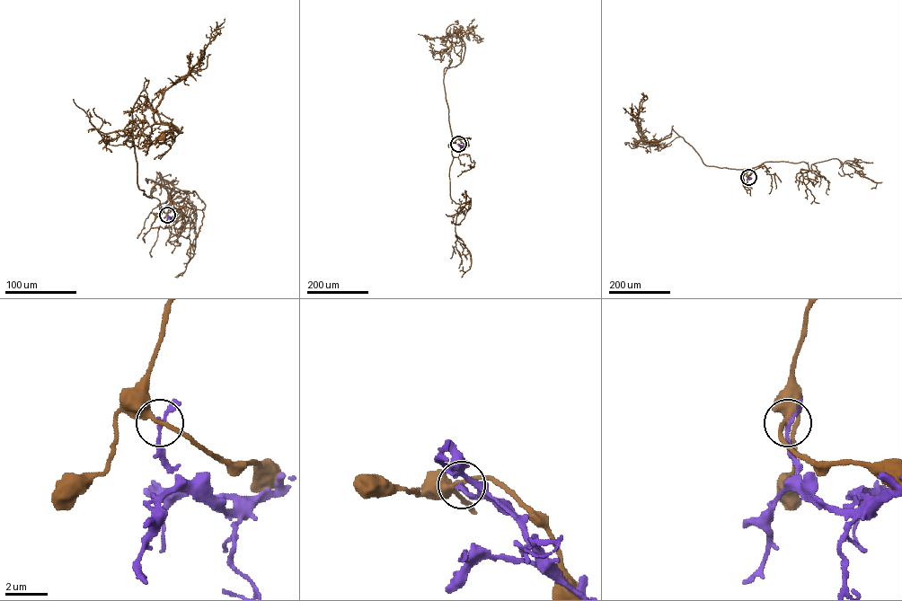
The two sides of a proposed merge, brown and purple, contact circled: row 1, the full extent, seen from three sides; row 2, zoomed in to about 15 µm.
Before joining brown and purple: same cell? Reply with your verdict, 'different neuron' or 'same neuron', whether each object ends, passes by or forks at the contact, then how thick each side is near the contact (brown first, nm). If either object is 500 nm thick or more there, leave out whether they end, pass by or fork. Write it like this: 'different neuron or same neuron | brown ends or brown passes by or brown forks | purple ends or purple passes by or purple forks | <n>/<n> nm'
different neuron | brown passes by | purple passes by | 240/140 nm

